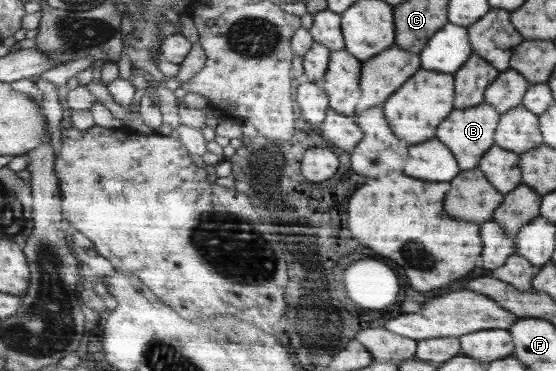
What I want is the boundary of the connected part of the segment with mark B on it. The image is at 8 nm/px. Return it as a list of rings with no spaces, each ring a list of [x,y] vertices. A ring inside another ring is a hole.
[[[486,103],[466,110],[456,109],[456,115],[440,127],[440,135],[436,135],[436,139],[448,143],[448,147],[456,151],[456,159],[460,159],[460,167],[464,167],[464,171],[474,169],[483,155],[495,146],[495,130],[500,117],[502,115]]]

